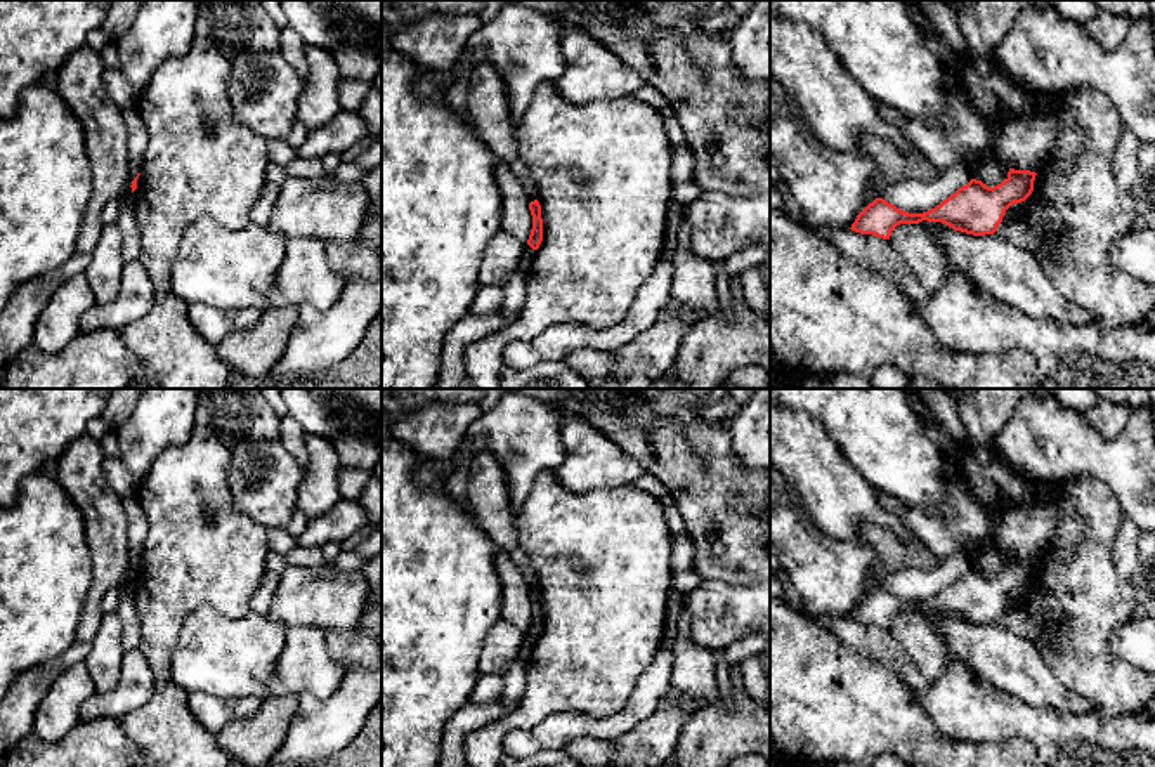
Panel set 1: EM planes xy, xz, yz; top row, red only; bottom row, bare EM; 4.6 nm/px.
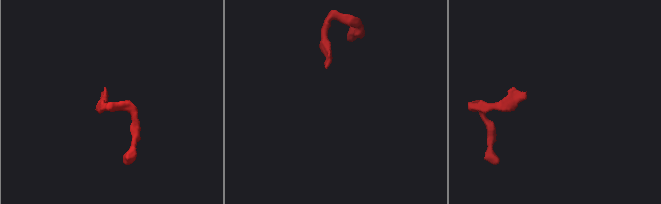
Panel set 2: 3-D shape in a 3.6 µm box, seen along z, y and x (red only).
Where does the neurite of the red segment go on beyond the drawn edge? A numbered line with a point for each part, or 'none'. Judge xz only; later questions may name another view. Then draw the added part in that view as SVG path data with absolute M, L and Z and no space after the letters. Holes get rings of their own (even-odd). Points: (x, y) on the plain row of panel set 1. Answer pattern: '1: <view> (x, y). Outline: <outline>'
1: xz (528, 644). Outline: M525 632L525 639L524 639L522 647L520 647L520 651L519 651L519 659L520 659L522 663L527 663L527 661L529 661L529 656L531 656L531 652L532 652L534 644L536 644L536 639L532 639L532 637Z

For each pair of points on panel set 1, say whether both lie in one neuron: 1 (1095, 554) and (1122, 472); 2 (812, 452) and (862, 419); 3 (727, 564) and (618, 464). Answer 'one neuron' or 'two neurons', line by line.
1: two neurons
2: two neurons
3: two neurons

